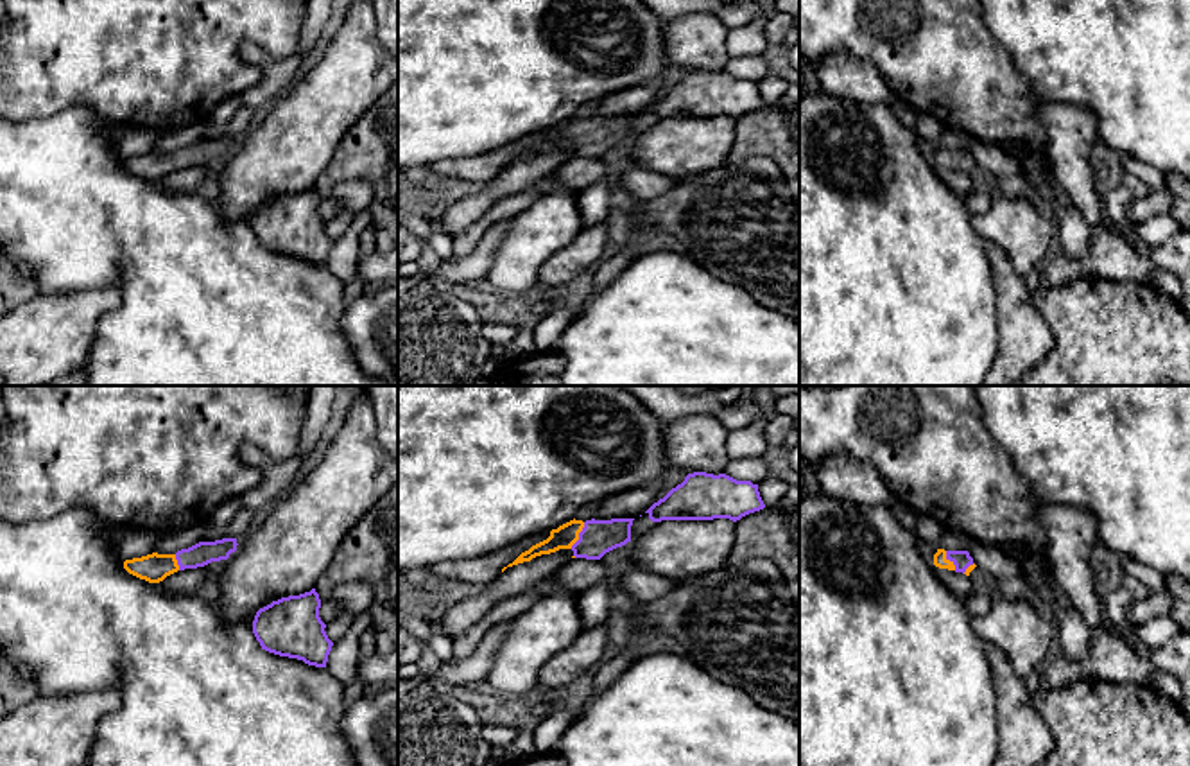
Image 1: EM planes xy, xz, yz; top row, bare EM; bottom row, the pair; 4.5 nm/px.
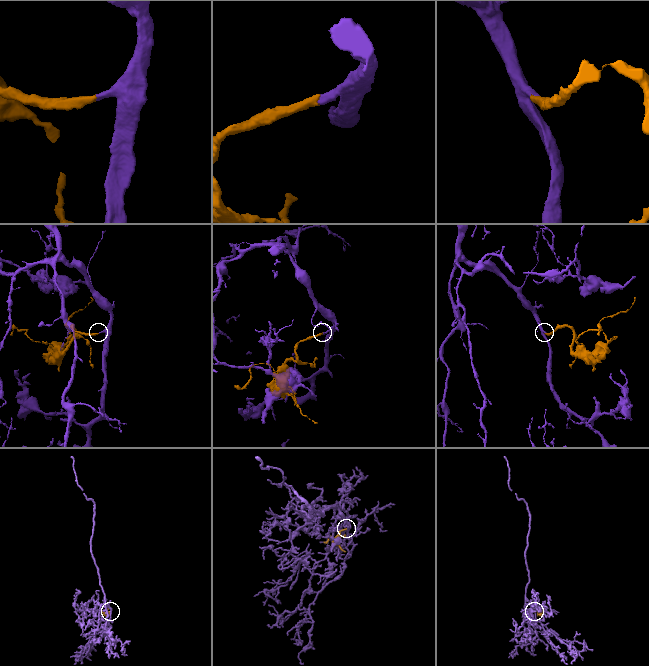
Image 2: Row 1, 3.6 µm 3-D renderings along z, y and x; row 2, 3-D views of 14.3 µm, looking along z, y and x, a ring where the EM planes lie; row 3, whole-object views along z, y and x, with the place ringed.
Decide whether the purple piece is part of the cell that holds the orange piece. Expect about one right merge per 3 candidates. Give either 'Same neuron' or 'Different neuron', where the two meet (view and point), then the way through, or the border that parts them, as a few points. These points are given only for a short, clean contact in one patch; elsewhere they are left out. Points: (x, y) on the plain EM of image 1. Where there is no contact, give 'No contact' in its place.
Same neuron. Touches orange at xz (577, 133). Path across: xz (567, 133), (577, 133), (597, 135)

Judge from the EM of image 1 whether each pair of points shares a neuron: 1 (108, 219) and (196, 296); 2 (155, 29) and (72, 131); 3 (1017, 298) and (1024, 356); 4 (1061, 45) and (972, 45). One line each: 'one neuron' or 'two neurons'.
1: one neuron
2: two neurons
3: one neuron
4: two neurons

